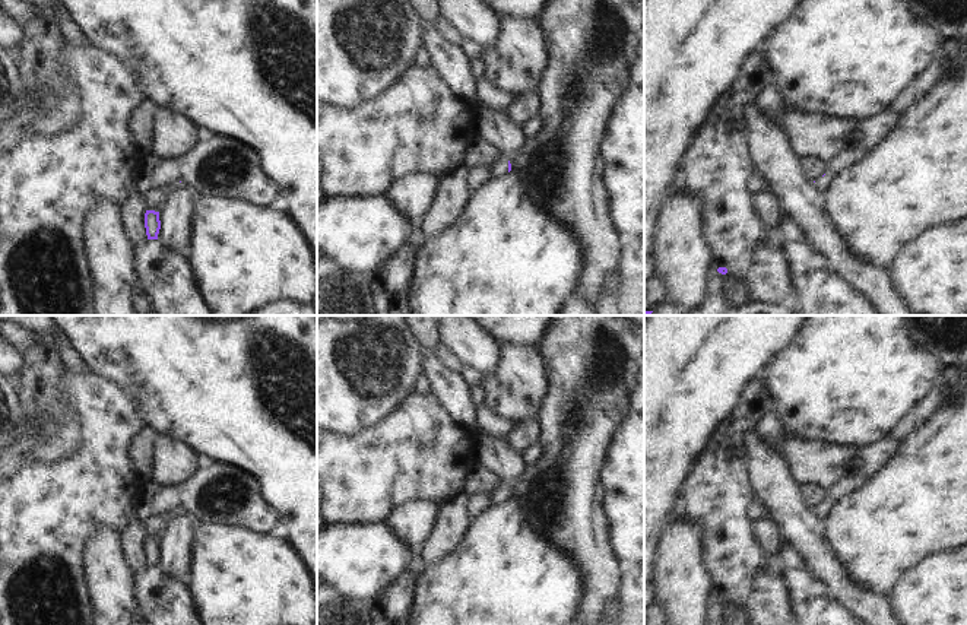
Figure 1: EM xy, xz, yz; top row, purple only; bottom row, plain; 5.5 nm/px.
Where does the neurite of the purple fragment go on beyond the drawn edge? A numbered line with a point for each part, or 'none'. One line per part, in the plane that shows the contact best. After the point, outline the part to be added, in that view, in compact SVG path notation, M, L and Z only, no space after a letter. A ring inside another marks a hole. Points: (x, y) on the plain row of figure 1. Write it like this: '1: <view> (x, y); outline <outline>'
1: xz (500, 495); outline M500 486L498 489L495 489L489 494L489 498L491 498L492 507L504 504L508 499L508 488Z

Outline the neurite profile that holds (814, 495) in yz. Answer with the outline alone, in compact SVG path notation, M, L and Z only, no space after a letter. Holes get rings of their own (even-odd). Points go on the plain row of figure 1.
M803 485L800 486L803 502L809 507L817 508L827 499L827 492L819 485Z

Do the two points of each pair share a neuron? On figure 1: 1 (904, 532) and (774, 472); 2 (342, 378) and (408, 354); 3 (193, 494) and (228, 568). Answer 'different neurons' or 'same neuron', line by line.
1: different neurons
2: same neuron
3: different neurons

